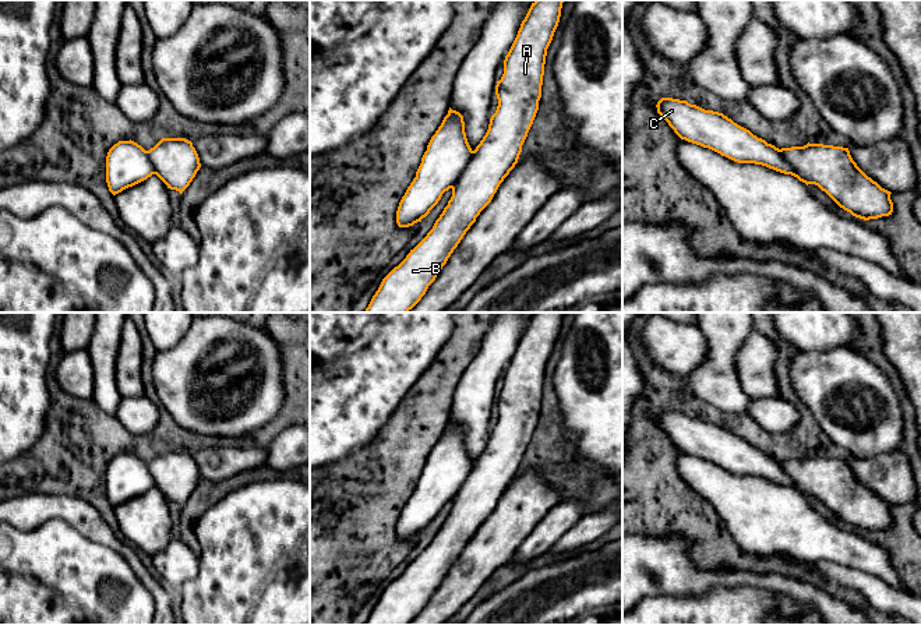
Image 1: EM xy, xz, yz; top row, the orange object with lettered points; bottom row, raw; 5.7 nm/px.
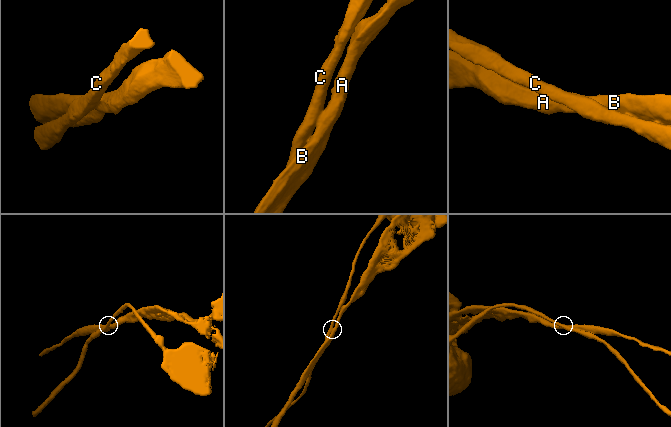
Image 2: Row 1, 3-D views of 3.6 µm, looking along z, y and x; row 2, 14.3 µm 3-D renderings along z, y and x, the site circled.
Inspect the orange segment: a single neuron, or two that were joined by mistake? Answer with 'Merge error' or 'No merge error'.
Merge error

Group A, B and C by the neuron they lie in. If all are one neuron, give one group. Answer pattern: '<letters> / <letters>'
A B / C

